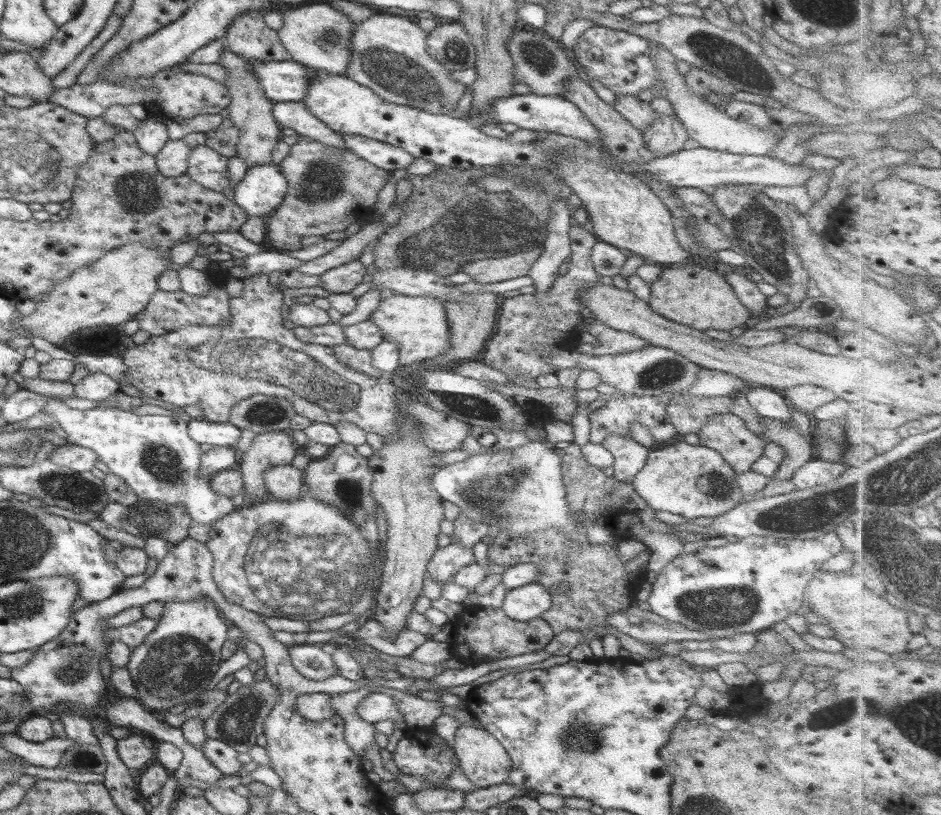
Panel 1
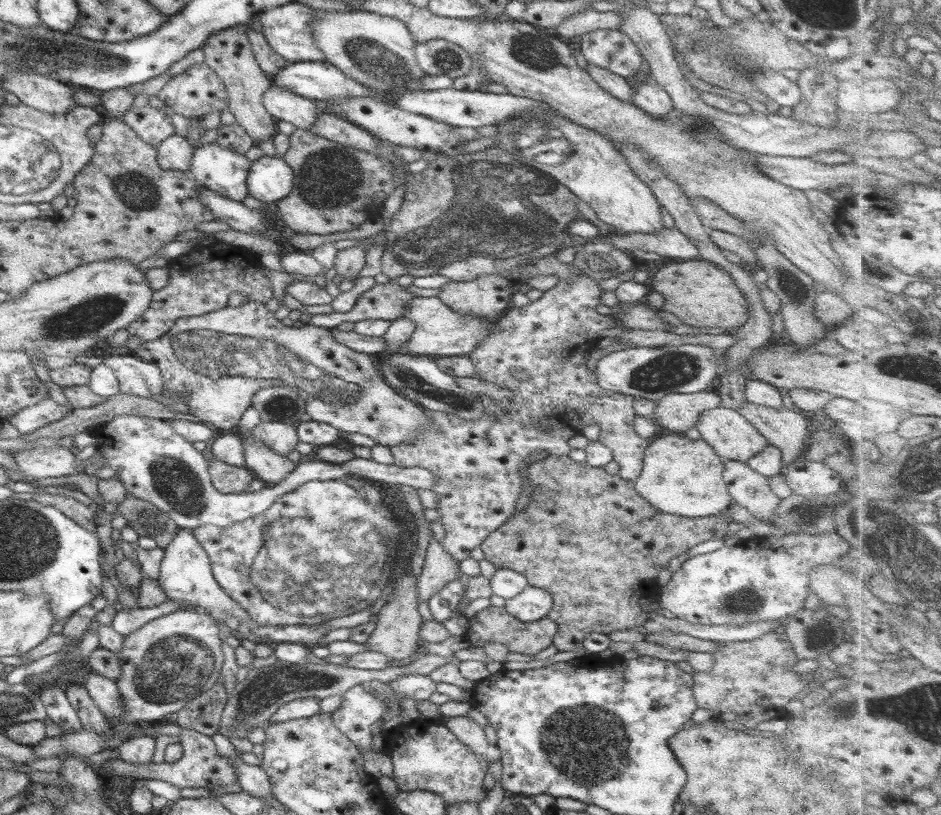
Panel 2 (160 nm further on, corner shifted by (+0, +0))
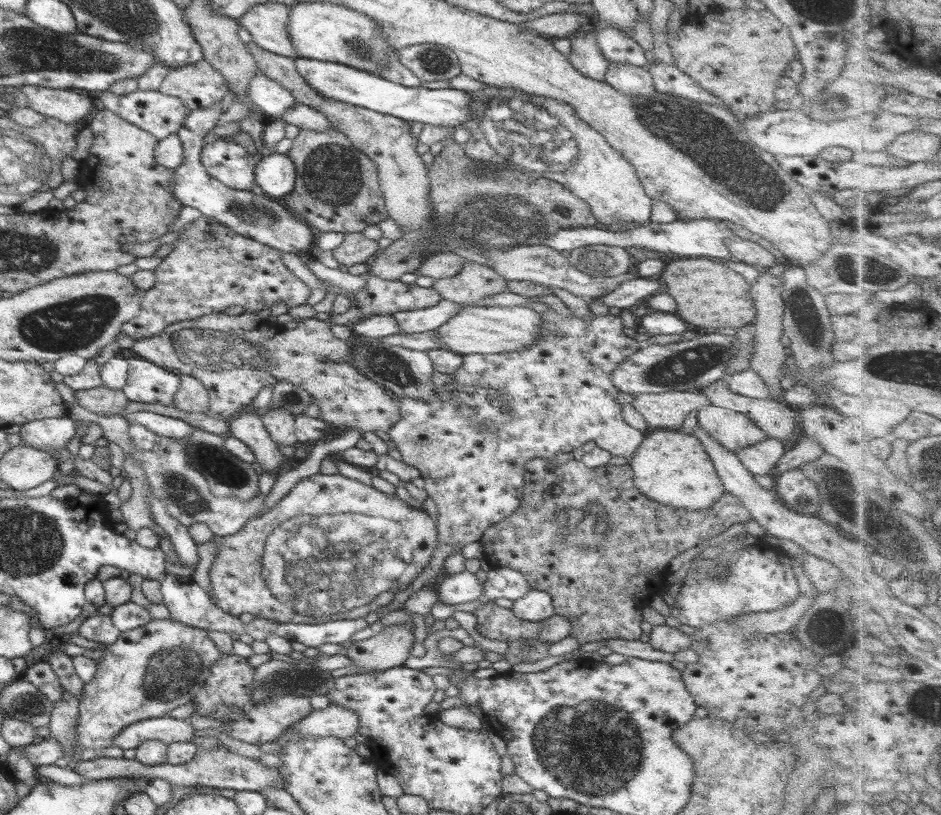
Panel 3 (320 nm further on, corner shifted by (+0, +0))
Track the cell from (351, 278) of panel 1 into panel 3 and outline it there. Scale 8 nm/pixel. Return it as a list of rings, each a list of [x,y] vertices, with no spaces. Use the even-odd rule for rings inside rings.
[[[362,231],[344,232],[341,243],[331,250],[338,264],[346,267],[360,262],[368,263],[378,251],[377,241],[368,239]]]

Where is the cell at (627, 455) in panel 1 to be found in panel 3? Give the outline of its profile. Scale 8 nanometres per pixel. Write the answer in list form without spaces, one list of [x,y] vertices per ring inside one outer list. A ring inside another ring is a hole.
[[[548,308],[546,312],[539,314],[538,322],[541,328],[541,337],[535,341],[535,345],[529,345],[527,349],[519,352],[511,352],[497,355],[485,354],[465,354],[461,356],[463,362],[459,370],[453,372],[452,380],[443,387],[437,387],[436,397],[430,401],[421,399],[402,397],[399,400],[398,419],[393,424],[392,439],[394,448],[401,455],[402,462],[407,466],[413,466],[419,471],[419,476],[424,482],[424,491],[436,506],[436,529],[438,544],[452,546],[452,554],[460,552],[460,549],[470,542],[479,540],[482,532],[490,525],[499,522],[502,518],[510,515],[522,499],[523,490],[523,469],[524,464],[532,459],[551,459],[562,453],[569,453],[575,448],[582,447],[589,441],[595,443],[595,447],[606,451],[611,457],[621,457],[629,462],[633,452],[643,440],[641,431],[629,427],[621,417],[620,406],[615,403],[615,398],[619,391],[611,384],[611,373],[615,371],[620,362],[631,357],[637,350],[642,348],[640,342],[628,338],[623,334],[622,323],[619,316],[593,316],[589,321],[581,320],[568,312],[568,315],[562,317],[559,310],[555,311]]]

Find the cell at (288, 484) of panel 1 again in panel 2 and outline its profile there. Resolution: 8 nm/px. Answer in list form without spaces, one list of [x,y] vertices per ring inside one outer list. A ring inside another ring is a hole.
[[[250,435],[241,437],[241,440],[245,467],[266,486],[283,481],[296,467],[286,456],[274,454],[273,450],[267,450],[261,442],[253,442]]]

